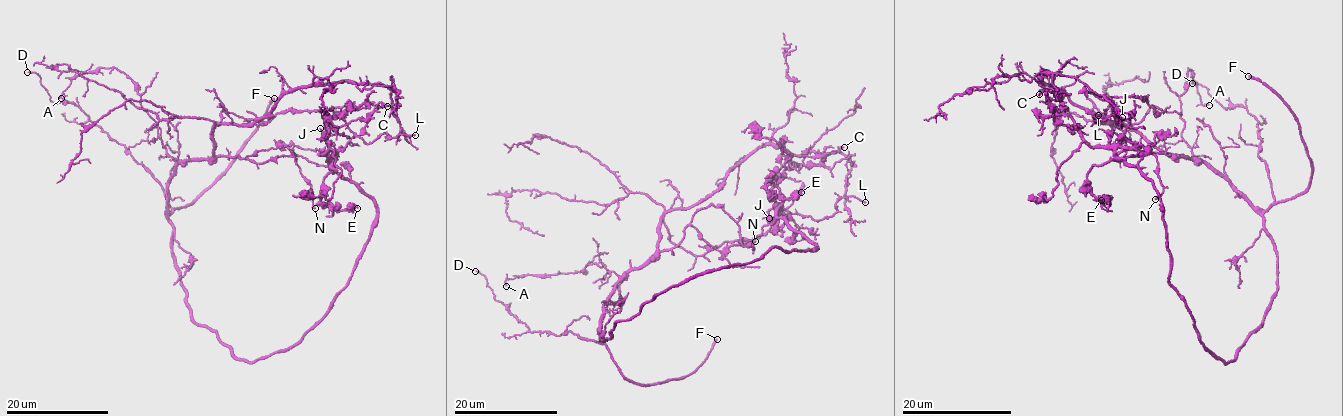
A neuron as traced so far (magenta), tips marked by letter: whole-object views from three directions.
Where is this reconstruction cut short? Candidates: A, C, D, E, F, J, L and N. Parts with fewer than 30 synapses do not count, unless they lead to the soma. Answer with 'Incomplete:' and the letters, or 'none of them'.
Incomplete: F

